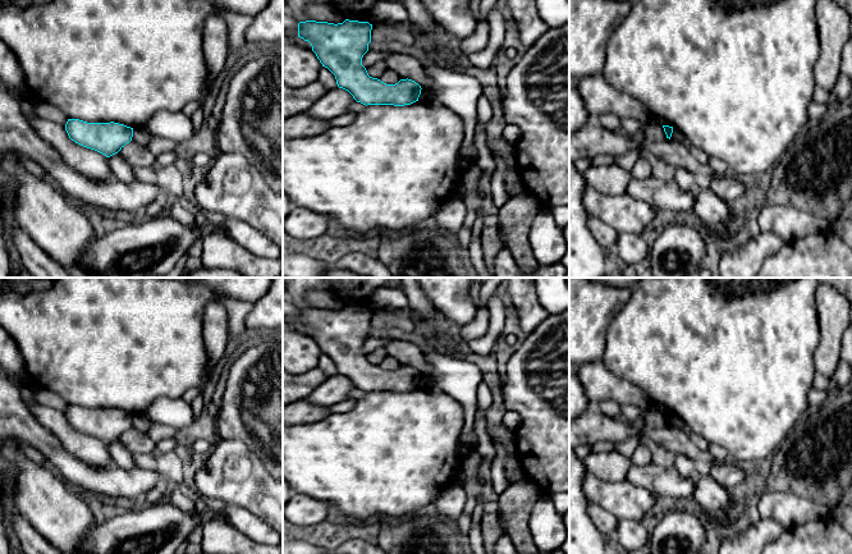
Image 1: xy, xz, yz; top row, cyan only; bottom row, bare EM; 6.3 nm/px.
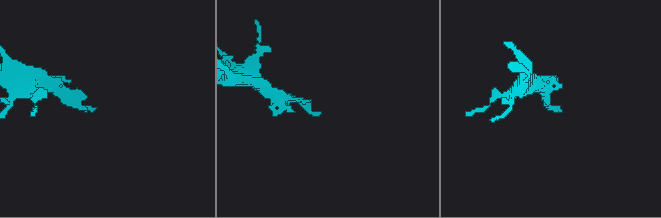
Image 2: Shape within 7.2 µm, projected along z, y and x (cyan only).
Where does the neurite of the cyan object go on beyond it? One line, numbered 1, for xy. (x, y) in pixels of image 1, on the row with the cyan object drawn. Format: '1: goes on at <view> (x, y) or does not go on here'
1: does not go on here

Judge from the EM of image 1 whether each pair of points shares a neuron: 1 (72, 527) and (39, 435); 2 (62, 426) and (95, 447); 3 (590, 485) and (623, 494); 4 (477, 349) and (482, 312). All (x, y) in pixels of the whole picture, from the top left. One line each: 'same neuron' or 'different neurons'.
1: different neurons
2: same neuron
3: same neuron
4: different neurons

